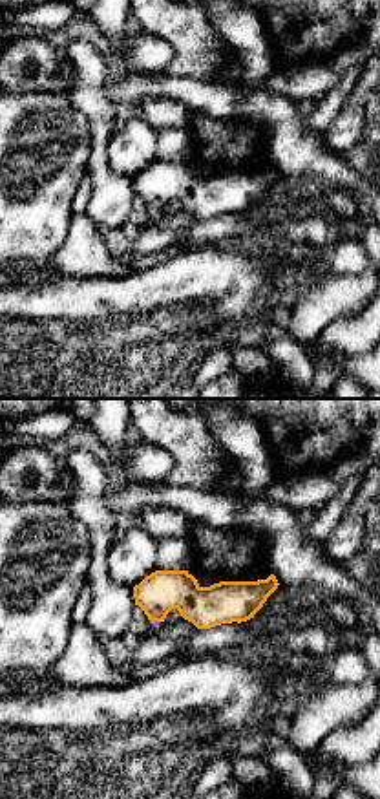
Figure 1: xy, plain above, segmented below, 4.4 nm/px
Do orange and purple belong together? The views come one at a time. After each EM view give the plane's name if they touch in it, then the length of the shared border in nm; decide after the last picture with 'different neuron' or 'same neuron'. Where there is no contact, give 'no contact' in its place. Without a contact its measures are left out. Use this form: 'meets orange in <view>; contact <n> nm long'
meets orange in xy; contact 30 nm long

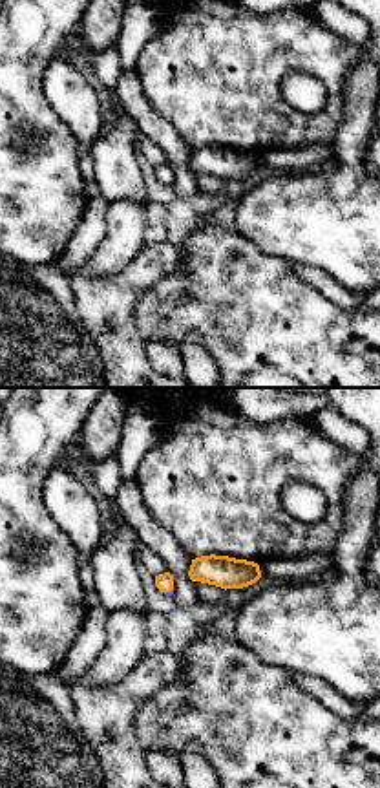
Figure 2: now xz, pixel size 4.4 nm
meets orange in xz; contact 40 nm long

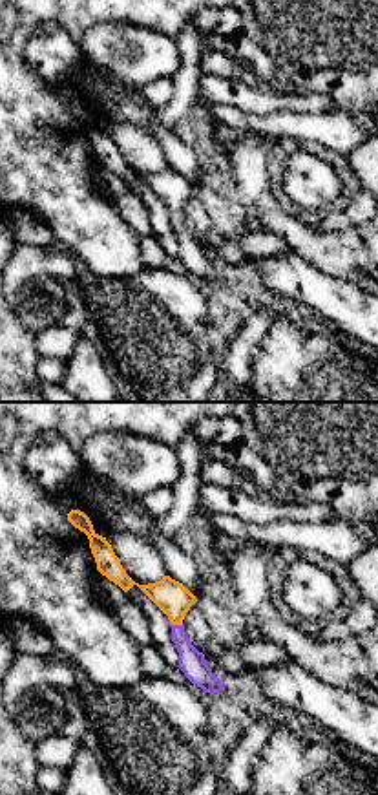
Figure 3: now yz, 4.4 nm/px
meets orange in yz; contact 50 nm long

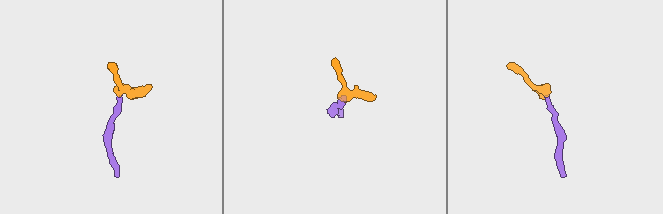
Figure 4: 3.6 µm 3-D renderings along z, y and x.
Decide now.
same neuron

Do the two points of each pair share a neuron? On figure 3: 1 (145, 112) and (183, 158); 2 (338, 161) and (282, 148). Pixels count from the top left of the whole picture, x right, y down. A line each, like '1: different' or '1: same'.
1: same
2: same

